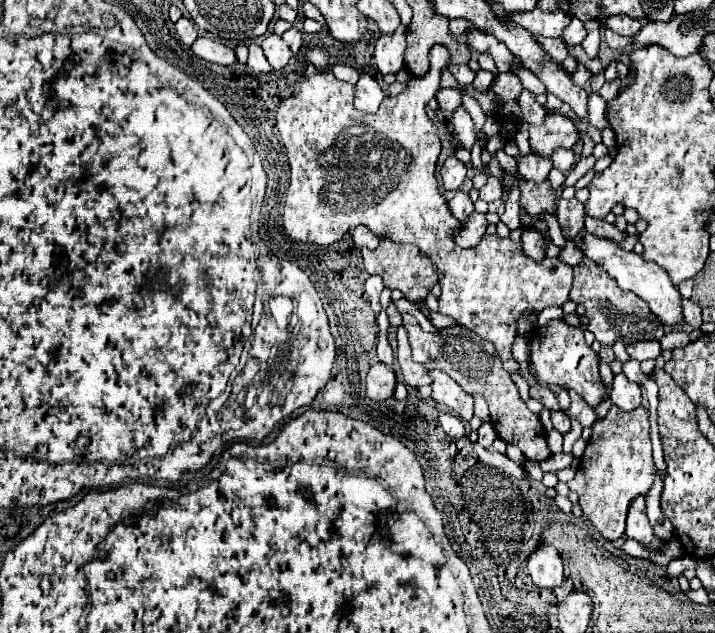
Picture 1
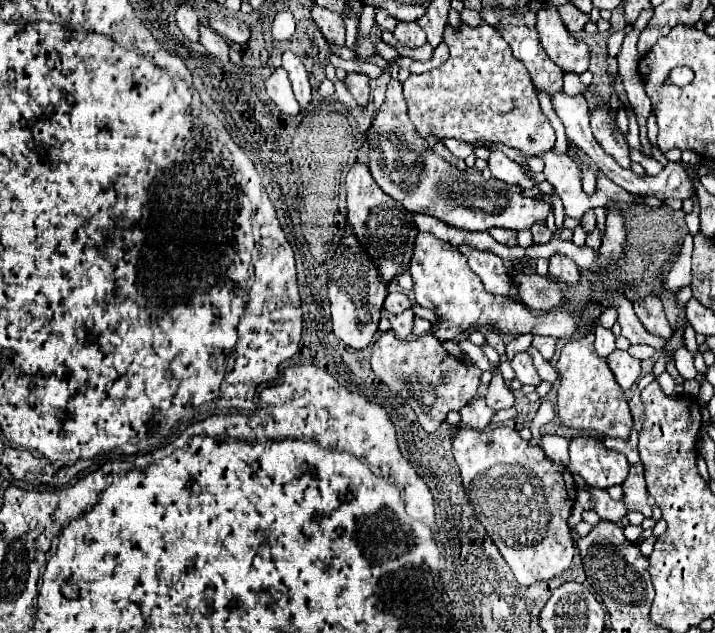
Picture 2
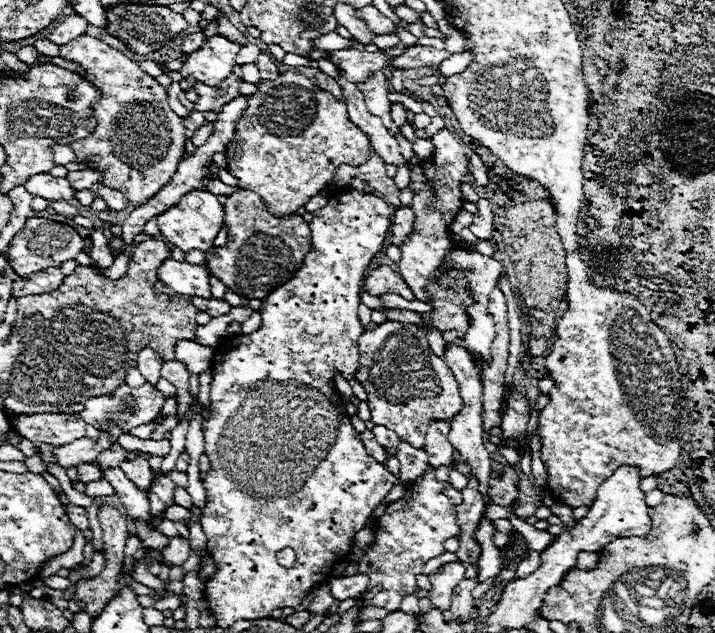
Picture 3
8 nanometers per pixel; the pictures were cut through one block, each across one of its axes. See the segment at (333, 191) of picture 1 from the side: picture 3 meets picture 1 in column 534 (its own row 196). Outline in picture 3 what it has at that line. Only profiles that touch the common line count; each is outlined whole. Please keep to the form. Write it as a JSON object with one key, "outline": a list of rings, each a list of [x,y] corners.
{"outline":[[[292,70],[282,72],[274,82],[258,84],[258,92],[250,96],[248,108],[238,122],[234,140],[226,148],[228,172],[238,178],[238,186],[242,190],[252,190],[262,196],[270,214],[274,216],[294,214],[332,180],[334,170],[340,164],[360,166],[370,158],[370,152],[370,140],[354,122],[350,122],[346,104],[334,96],[328,96],[326,104],[326,92],[314,88],[306,76]]]}

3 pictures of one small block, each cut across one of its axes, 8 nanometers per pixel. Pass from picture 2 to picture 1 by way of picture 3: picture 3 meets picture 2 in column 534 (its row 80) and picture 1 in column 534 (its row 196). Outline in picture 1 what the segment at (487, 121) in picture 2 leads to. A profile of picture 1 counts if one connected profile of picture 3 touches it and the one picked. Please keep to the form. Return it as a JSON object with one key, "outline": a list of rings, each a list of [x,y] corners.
{"outline":[[[548,114],[542,126],[530,126],[530,148],[536,154],[550,156],[556,148],[572,148],[578,140],[578,130],[570,118]]]}

